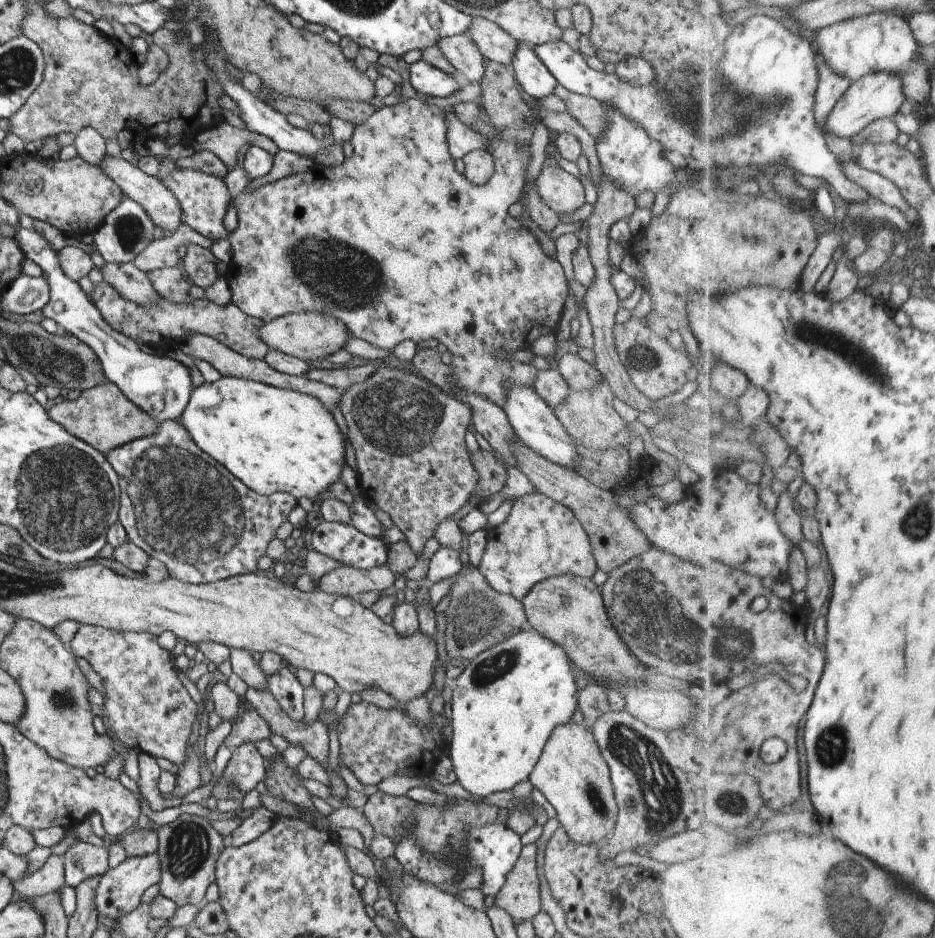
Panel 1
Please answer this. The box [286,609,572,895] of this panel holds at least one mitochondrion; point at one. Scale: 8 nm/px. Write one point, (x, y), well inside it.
(493, 670)

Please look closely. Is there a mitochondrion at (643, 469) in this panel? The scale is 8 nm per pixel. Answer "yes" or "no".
no

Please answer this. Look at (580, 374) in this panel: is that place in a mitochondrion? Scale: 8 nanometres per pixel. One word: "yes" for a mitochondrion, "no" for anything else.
no

